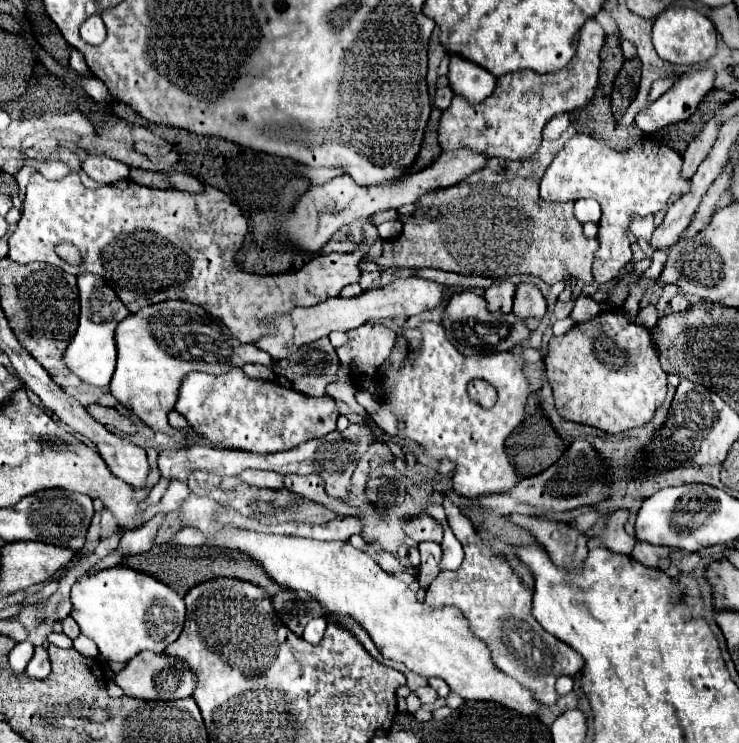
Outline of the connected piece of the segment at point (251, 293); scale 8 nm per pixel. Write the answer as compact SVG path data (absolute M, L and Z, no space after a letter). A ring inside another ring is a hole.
M52 148L52 150L28 150L28 158L42 158L42 160L56 160L56 155L62 155L61 161L72 168L62 180L46 180L42 174L34 172L30 176L30 182L26 186L26 198L24 198L24 216L20 218L16 230L12 232L8 244L10 244L10 258L18 264L30 264L30 262L46 262L60 266L64 272L82 276L82 274L96 274L102 276L104 282L118 294L118 298L124 302L124 306L130 312L138 312L140 308L148 304L158 304L164 300L188 300L192 304L202 306L212 316L220 318L228 330L240 340L252 344L258 336L264 336L268 330L262 324L266 316L286 314L296 306L314 306L328 298L334 298L340 294L340 290L348 284L358 282L360 278L360 264L362 256L368 252L368 248L376 242L376 228L366 226L366 240L360 244L360 248L354 254L330 254L322 256L322 260L310 260L302 270L292 274L280 274L280 276L256 276L242 272L236 262L234 254L242 246L244 232L248 232L248 222L238 210L238 206L218 188L204 184L204 192L192 194L182 190L158 190L158 188L146 188L140 184L132 184L132 180L120 180L116 184L106 184L96 190L90 190L82 184L80 174L81 162L76 153L68 148ZM62 240L68 240L80 248L84 262L80 266L70 266L64 260L60 260L54 252L54 246Z

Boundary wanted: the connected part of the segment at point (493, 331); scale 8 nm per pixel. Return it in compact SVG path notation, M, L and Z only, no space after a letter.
M460 292L452 294L444 314L442 324L446 328L448 340L464 354L464 356L490 356L496 352L508 352L516 346L522 346L530 338L530 328L526 320L514 312L508 314L494 314L488 310L488 302L484 296L474 292Z

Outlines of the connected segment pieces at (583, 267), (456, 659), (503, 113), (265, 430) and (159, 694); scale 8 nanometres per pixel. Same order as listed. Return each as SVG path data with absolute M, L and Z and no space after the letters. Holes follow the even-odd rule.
M514 178L500 184L466 184L458 182L450 188L438 188L426 192L414 214L404 222L400 236L394 240L384 240L384 252L376 260L382 268L440 268L448 272L458 272L464 276L512 276L512 274L532 274L540 276L546 284L556 284L564 276L574 276L578 280L592 280L594 254L598 250L598 238L586 238L582 234L580 222L574 218L574 202L544 202L538 196L538 182L534 178ZM436 208L436 218L426 218L422 212ZM562 232L570 232L566 240Z
M190 494L180 506L180 528L196 528L206 536L208 548L238 550L250 556L278 586L292 592L306 592L328 610L330 620L342 616L354 618L372 638L384 658L402 662L424 678L442 678L452 692L466 700L498 702L522 714L536 714L540 704L518 686L514 678L492 666L488 648L468 630L468 622L450 606L432 608L420 602L416 594L392 574L386 574L368 554L356 550L350 542L322 542L300 536L282 536L238 528L218 520L220 512L230 510L228 504Z
M588 18L580 28L578 48L574 58L566 68L552 74L538 74L532 70L518 70L496 78L496 90L478 104L470 104L464 96L456 94L448 110L442 112L438 140L444 152L468 146L480 150L482 154L506 158L506 160L526 160L530 158L540 142L542 130L550 118L562 112L572 112L586 106L598 86L598 66L600 50L604 46L604 30L594 20Z
M240 368L220 376L190 372L180 382L174 410L208 440L256 454L292 450L302 442L322 438L336 428L338 420L338 408L330 396L312 398L272 380L254 380L244 376Z
M148 650L136 654L126 668L112 678L114 684L118 684L124 690L124 696L138 698L138 700L180 700L192 696L192 690L196 686L196 676L184 666L184 662L176 662L174 658L168 658L166 654L152 654Z

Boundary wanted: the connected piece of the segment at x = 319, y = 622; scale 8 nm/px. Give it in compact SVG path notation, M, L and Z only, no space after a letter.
M312 618L306 628L304 628L304 634L302 638L310 644L318 644L324 636L324 630L326 630L326 618Z

